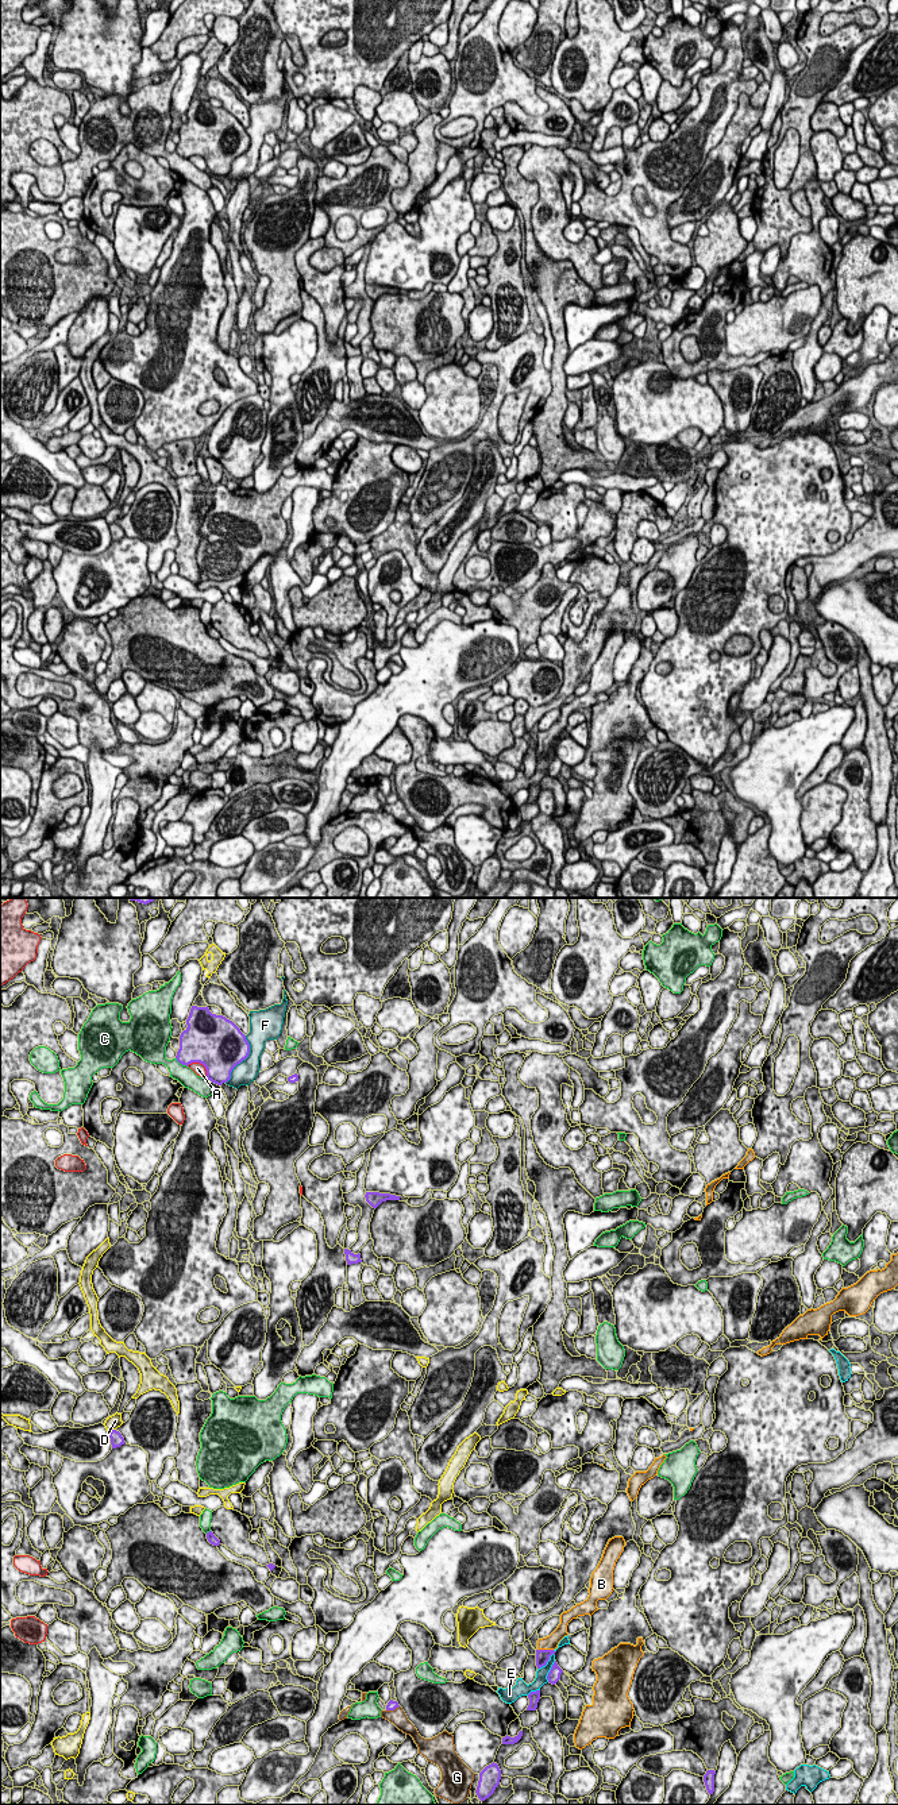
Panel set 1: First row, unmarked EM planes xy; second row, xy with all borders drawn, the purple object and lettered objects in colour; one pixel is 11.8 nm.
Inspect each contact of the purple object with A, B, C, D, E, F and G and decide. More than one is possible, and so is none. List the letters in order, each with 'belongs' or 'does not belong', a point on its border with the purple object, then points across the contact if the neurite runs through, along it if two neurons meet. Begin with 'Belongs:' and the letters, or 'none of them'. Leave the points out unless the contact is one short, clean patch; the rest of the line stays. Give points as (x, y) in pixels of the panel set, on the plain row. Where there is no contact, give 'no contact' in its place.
Belongs: B
A: does not belong; meets purple in xy at (200, 155)
B: belongs; meets purple in xy at (546, 743); runs through xy (542, 748), (546, 743), (551, 735)
C: does not belong; meets purple in xy at (181, 155)
D: does not belong; meets purple in xy at (112, 523)
E: does not belong; meets purple in xy at (548, 752)
F: does not belong; meets purple in xy at (243, 151)
G: does not belong; meets purple in xy at (392, 802)

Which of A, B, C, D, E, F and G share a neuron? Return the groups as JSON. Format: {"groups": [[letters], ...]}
{"groups": [["A"], ["B"], ["C"], ["D"], ["E"], ["F"], ["G"]]}

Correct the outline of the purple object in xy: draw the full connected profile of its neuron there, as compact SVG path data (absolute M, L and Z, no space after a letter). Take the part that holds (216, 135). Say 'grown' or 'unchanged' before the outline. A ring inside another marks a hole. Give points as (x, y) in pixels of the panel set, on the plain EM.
unchanged | M192 99L186 112L188 120L180 128L177 154L182 158L200 155L207 162L207 171L221 178L231 171L232 162L250 147L250 136L240 122L223 108L212 107L207 100Z

